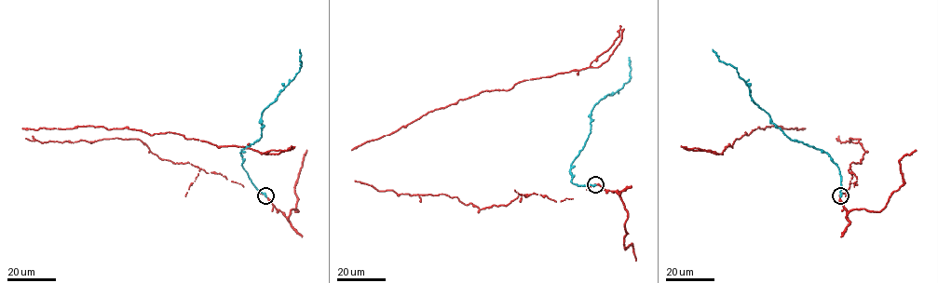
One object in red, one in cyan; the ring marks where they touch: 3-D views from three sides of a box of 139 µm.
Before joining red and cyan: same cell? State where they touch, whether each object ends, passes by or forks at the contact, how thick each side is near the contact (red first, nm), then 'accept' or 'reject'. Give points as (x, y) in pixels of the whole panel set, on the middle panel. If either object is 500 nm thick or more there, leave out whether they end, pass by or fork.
at (595, 184); red ends there; cyan ends there; 260 nm thick on the red side, 420 nm on the other; reject

